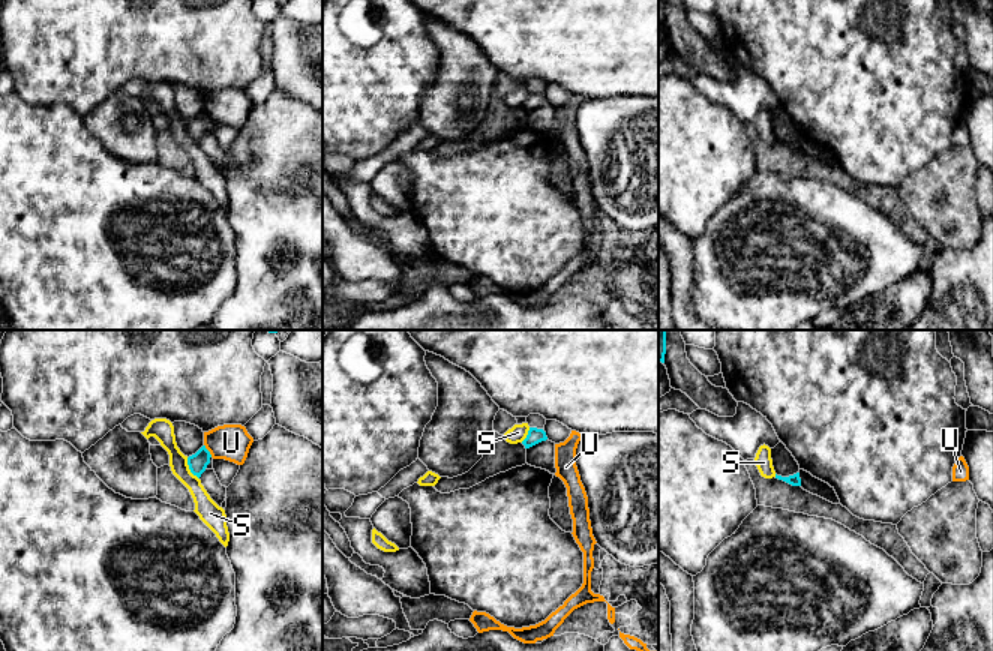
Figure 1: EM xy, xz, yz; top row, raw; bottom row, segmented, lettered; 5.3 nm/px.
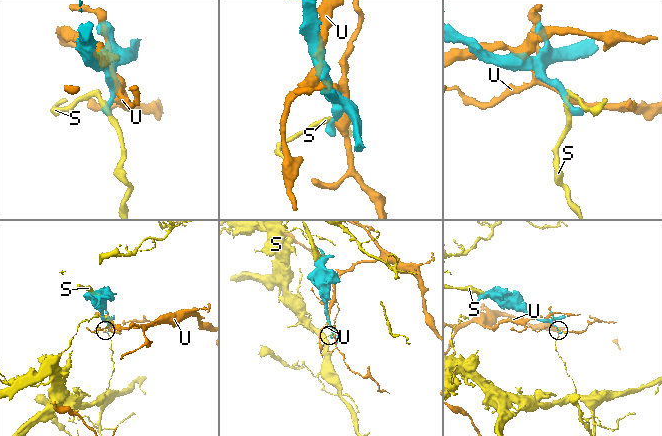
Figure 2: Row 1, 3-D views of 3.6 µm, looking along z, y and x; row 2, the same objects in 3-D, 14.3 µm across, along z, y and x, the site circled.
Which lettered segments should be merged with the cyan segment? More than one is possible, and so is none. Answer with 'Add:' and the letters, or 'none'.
Add: S

